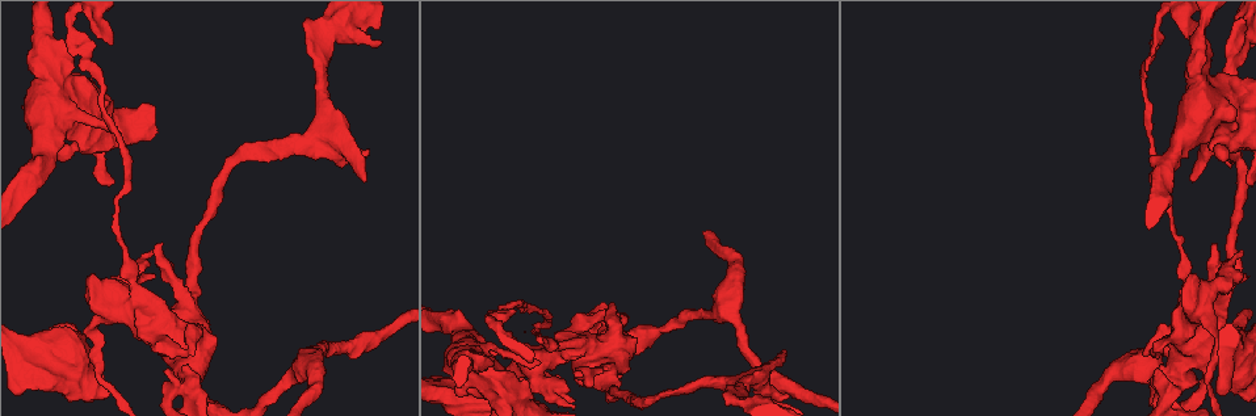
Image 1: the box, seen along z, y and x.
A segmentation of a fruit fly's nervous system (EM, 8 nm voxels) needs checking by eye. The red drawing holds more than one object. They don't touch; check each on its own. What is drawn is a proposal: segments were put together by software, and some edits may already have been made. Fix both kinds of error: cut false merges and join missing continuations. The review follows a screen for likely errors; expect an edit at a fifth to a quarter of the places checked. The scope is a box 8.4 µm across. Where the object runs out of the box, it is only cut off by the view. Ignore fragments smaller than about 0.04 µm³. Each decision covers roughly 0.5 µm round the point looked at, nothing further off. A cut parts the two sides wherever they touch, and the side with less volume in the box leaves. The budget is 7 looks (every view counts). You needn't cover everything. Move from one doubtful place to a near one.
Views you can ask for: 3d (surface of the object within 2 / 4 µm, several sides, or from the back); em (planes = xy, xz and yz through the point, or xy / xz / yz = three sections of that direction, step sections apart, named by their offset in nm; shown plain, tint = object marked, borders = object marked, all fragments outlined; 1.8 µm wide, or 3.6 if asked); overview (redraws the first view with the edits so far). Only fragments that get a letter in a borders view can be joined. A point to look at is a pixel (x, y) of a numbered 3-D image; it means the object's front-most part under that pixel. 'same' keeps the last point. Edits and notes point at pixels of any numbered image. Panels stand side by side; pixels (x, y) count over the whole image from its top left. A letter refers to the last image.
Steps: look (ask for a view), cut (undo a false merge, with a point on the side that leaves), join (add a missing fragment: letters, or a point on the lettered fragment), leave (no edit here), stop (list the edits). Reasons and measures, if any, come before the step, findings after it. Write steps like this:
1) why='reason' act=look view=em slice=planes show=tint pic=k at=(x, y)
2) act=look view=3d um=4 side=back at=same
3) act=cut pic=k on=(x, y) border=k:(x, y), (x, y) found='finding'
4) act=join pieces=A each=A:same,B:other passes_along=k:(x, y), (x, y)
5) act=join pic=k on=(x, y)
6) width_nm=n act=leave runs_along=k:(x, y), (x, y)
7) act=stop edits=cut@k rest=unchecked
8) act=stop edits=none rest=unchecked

why='free end' act=look view=em slice=planes show=borders pic=1 at=(538, 365)

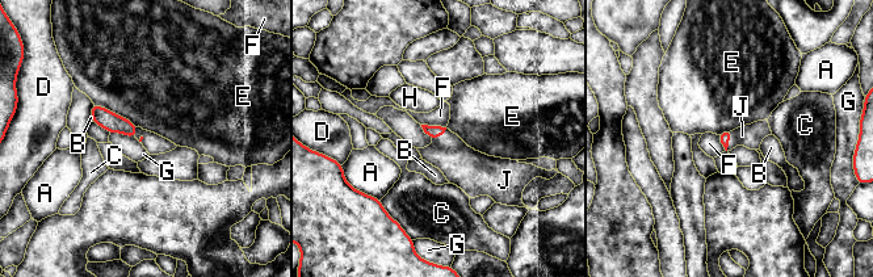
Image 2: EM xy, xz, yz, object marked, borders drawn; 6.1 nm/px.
longest_contact=E:300nm act=join pieces=J each=A:other,B:other,C:other,D:other,E:other,F:other,G:other,H:other,J:same passes_along=2:(109, 121), (135, 135), (154, 143) found='the neuron continues'

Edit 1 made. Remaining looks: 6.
act=look view=overview

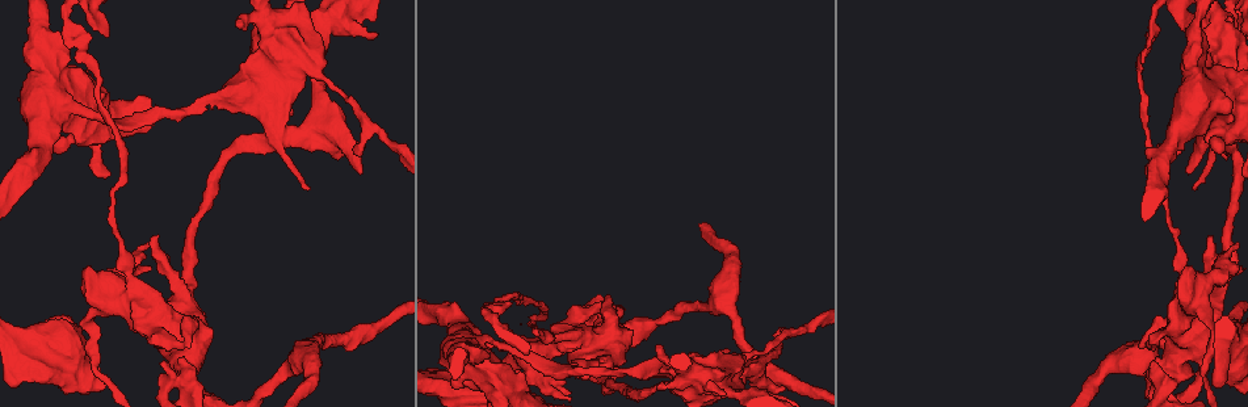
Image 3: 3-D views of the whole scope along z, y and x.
why='branch point' act=look view=em um=3.6 slice=xy step=8 show=tint pic=3 at=(250, 91)

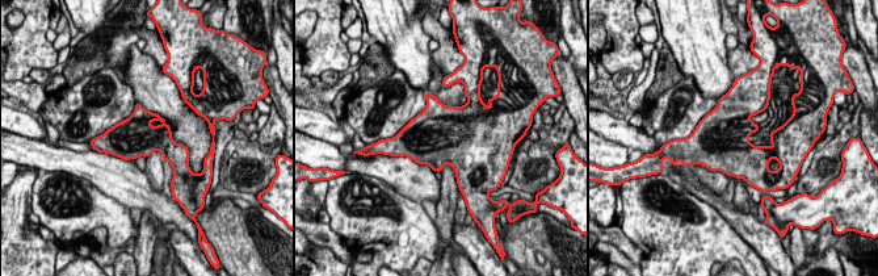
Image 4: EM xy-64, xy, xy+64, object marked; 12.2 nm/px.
act=look view=em um=3.6 slice=planes show=borders at=same

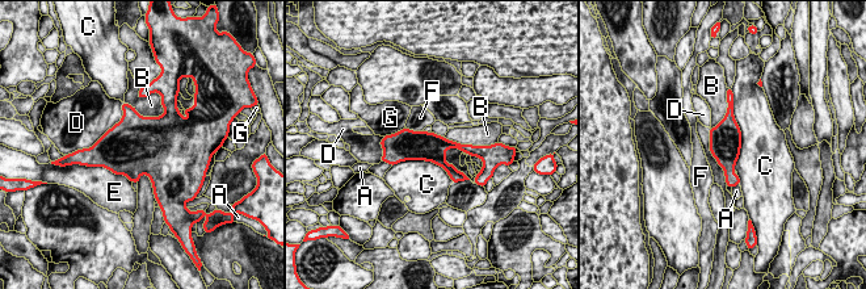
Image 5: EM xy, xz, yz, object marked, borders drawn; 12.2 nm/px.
width_nm=360 longest_contact=C:850nm act=leave each=A:other,B:other,C:other,D:other,E:other,F:other,G:other found='all the same neuron'

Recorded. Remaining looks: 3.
why='thin neck' act=look view=em slice=yz step=16 show=plain pic=3 at=(553, 344)

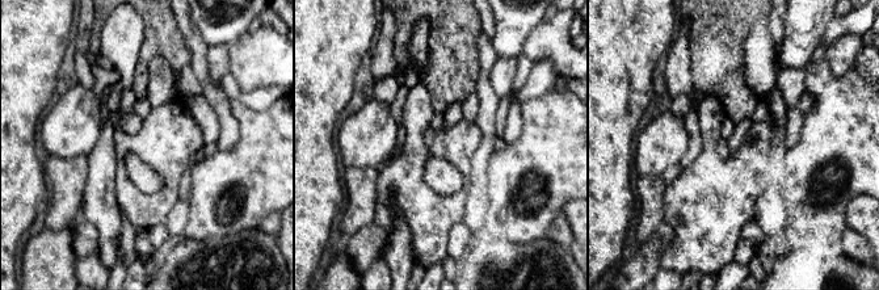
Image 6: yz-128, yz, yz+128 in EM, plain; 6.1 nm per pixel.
act=look view=em slice=yz step=16 show=borders at=same

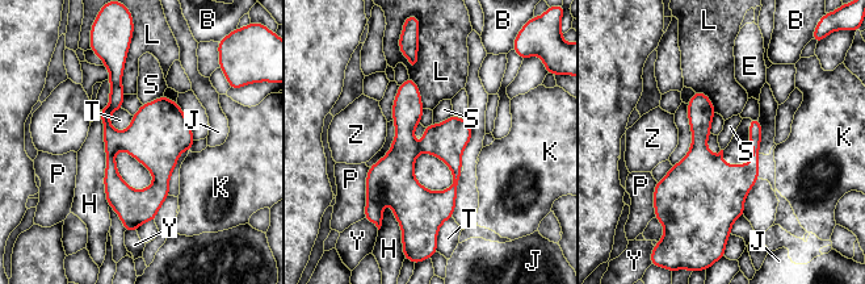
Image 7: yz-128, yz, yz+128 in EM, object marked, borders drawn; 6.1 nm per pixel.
act=leave each=B:other,E:other,H:other,J:other,K:other,L:other,P:other,S:other,T:other,Y:other,Z:other runs_along=7:(410, 82), (404, 192), (424, 220) found='all the same neuron'

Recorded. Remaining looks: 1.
act=stop edits=join@2 rest=unchecked

